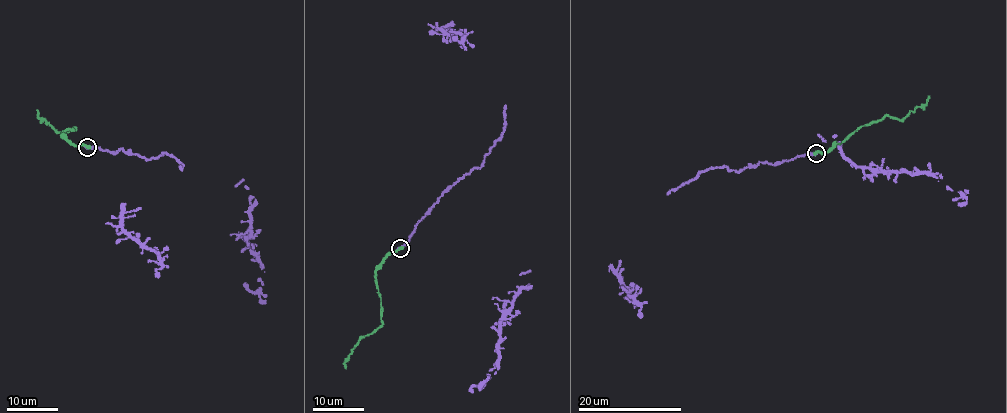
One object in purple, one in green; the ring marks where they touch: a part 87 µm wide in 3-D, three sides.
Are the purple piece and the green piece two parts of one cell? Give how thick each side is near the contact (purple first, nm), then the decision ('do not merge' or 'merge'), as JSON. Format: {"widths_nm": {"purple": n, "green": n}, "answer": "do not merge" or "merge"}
{"widths_nm": {"purple": 240, "green": 360}, "answer": "merge"}

